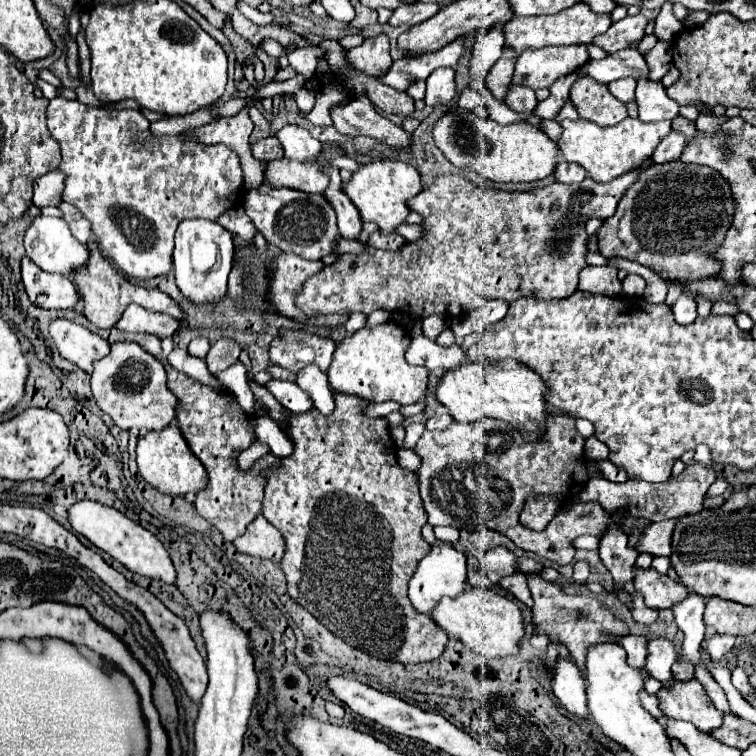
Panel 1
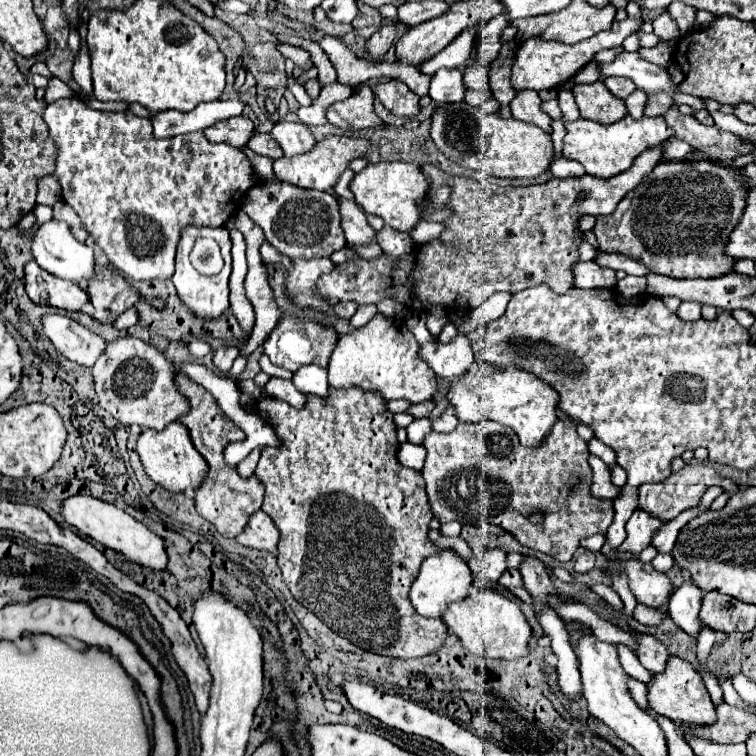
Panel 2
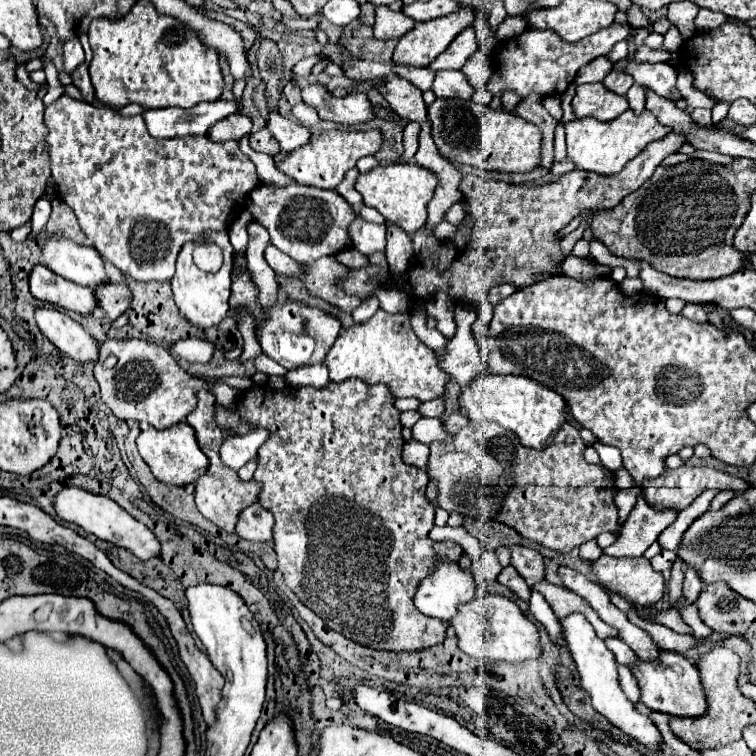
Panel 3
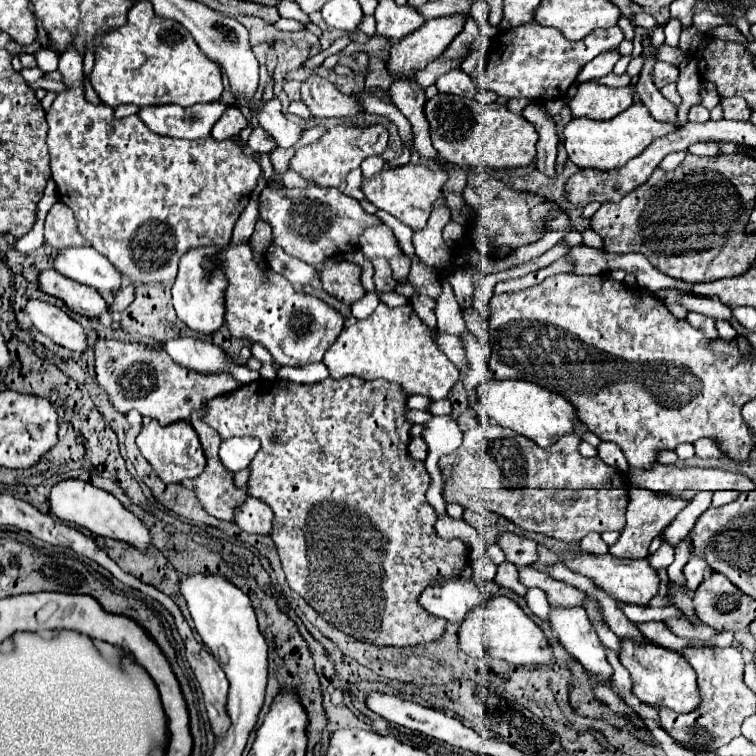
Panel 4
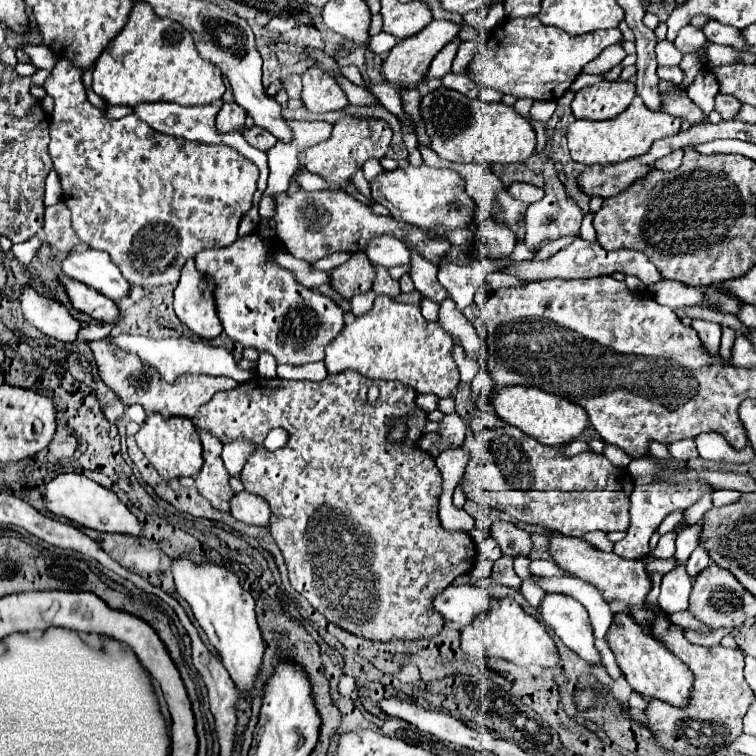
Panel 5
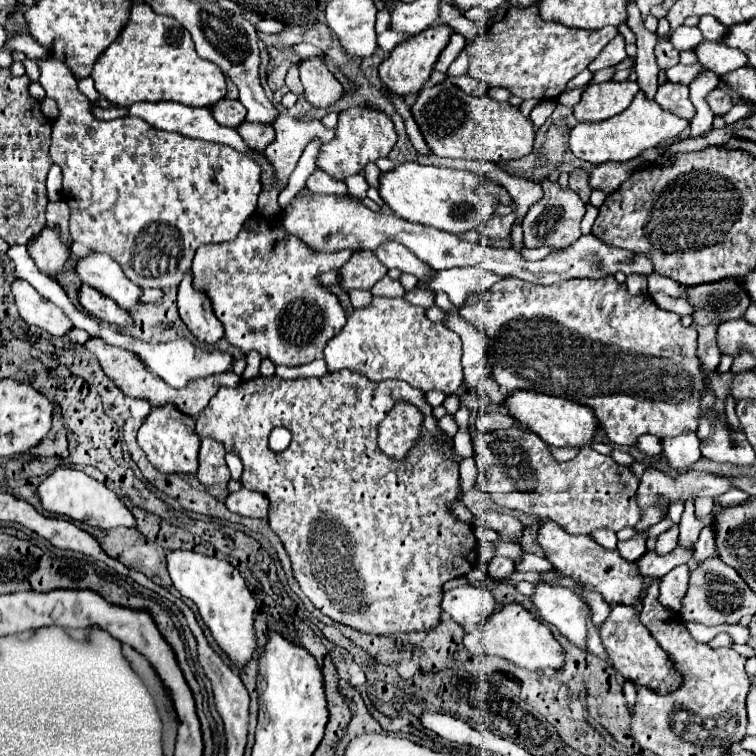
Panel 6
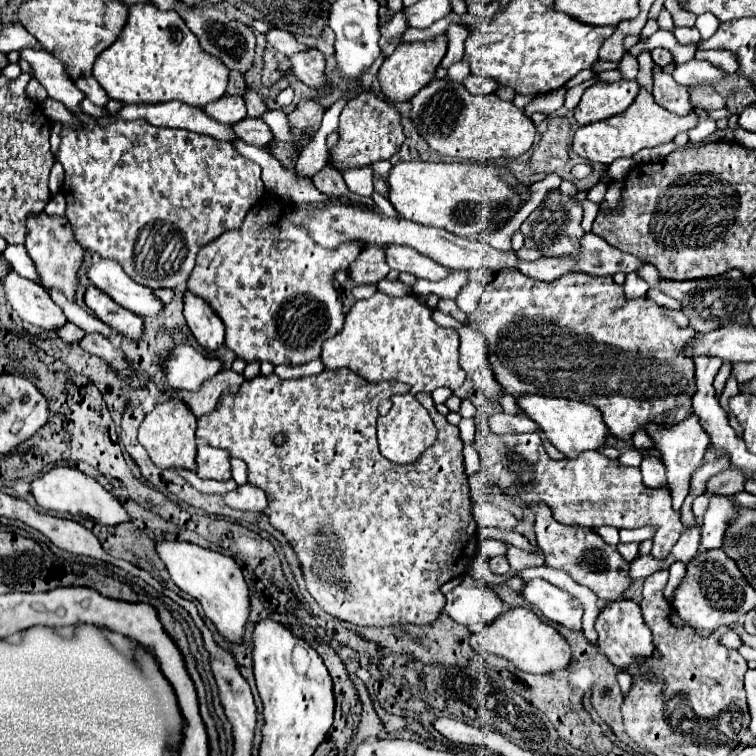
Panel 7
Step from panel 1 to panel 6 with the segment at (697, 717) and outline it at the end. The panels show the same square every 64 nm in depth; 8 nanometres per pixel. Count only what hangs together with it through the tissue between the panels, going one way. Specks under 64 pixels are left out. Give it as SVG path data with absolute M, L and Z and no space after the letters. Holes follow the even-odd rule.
M614 606L608 620L600 628L600 638L610 654L612 666L618 672L622 672L622 676L630 680L634 686L644 686L658 694L670 694L682 686L682 680L684 680L682 672L674 668L672 658L658 646L658 642L652 638L648 628L640 622L636 608Z

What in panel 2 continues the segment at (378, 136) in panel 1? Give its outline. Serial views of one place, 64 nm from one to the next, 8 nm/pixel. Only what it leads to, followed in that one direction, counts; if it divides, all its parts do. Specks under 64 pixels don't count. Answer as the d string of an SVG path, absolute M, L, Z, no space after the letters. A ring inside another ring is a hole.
M362 86L360 92L354 92L348 100L332 104L326 110L326 118L330 124L350 132L384 126L374 112L374 96L368 86Z

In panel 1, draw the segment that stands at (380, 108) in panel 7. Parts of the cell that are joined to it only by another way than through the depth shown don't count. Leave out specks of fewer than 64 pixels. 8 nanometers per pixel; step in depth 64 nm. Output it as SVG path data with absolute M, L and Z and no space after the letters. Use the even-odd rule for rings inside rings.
M270 160L264 168L264 178L272 188L292 188L306 194L322 194L328 178L316 164L300 164L296 160Z

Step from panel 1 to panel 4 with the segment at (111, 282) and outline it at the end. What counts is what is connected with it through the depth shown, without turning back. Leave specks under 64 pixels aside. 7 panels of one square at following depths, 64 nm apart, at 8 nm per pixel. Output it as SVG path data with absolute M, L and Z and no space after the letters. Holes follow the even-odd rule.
M128 286L128 288L120 288L112 294L112 304L108 304L108 310L112 314L116 312L122 312L126 306L132 304L132 296L134 296L134 286Z

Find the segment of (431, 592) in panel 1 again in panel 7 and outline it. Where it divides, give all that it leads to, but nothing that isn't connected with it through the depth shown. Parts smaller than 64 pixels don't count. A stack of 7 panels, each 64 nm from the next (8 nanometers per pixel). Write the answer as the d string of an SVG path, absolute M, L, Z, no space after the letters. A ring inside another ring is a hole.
M456 586L446 594L444 612L458 624L478 630L504 612L504 602L488 586Z

